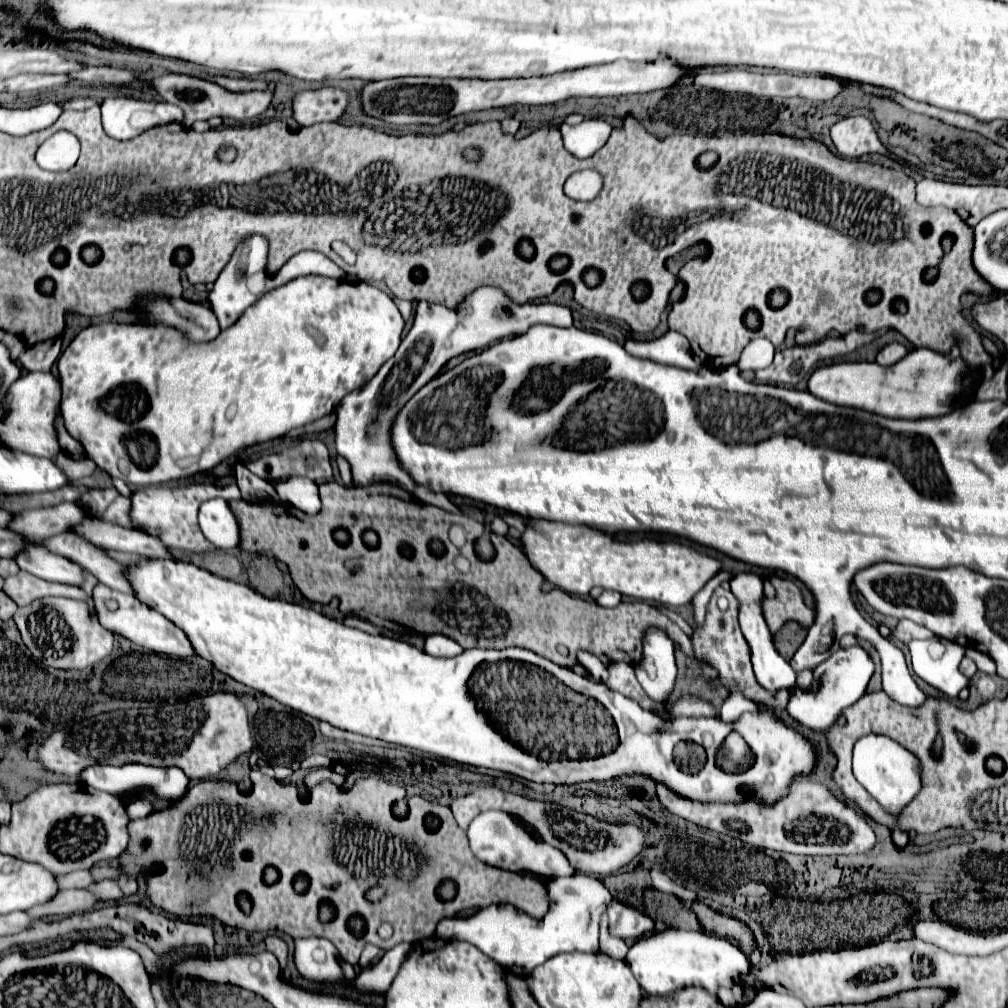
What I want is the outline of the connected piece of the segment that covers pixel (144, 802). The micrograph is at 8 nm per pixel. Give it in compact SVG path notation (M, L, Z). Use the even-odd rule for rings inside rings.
M136 798L126 804L126 812L130 818L140 818L152 812L152 802L148 798Z

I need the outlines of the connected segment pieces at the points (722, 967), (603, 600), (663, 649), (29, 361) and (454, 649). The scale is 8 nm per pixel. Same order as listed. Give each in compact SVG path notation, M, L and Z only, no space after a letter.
M670 928L656 932L648 938L640 938L636 942L634 956L628 956L628 966L648 996L672 996L674 992L690 986L702 988L712 996L718 996L720 986L736 982L736 976L740 976L742 980L750 968L746 956L726 940L708 936L704 932Z
M604 590L604 592L600 594L600 598L596 598L596 604L598 604L598 606L604 606L604 608L614 608L614 606L618 606L620 602L622 602L620 592L612 592L612 590Z
M648 628L642 642L642 660L634 666L636 678L644 692L660 704L668 704L674 682L676 682L676 662L674 662L674 642L660 628Z
M44 340L34 346L30 346L22 356L20 362L26 370L38 372L38 370L52 370L56 360L60 358L60 340Z
M434 634L434 636L428 636L428 638L426 638L424 652L430 654L430 656L452 658L452 656L458 656L460 652L464 652L464 648L462 648L458 642L454 642L452 638L448 638L448 636Z

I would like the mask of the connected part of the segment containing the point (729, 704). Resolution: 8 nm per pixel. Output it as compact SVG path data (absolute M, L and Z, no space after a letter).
M734 692L734 694L730 694L724 700L724 706L722 706L720 714L722 714L722 720L724 722L734 724L742 714L746 714L746 712L758 712L758 710L760 710L758 704L754 704L752 700L744 698L740 692Z

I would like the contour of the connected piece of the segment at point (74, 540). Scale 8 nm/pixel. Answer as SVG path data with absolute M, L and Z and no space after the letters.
M62 532L58 536L48 538L48 546L50 552L62 554L82 566L86 566L88 570L92 570L92 574L98 578L98 582L120 590L124 594L132 594L132 588L128 584L128 580L124 580L124 566L110 560L104 550L96 548L94 544L88 544L84 538L72 534L72 532Z

